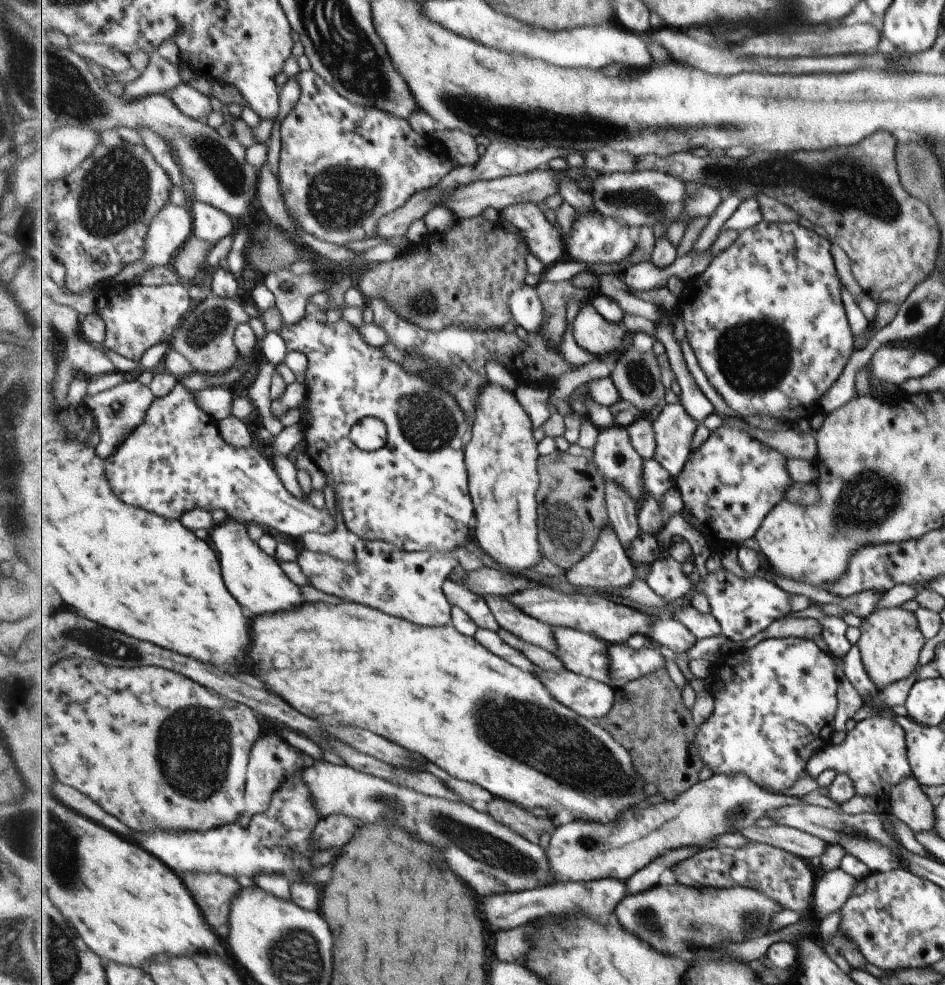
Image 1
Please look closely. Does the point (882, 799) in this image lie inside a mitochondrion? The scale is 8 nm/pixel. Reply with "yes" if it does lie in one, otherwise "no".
no

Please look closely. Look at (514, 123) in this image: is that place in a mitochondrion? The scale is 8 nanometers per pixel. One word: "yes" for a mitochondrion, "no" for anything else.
yes

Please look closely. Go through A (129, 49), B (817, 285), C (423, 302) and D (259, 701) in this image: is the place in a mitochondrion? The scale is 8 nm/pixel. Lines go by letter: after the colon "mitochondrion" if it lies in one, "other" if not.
A: other
B: other
C: mitochondrion
D: other

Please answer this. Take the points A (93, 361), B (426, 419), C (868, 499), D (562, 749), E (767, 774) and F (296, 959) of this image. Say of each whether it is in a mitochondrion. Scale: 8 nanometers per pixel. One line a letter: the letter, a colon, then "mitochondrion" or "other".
A: other
B: mitochondrion
C: mitochondrion
D: mitochondrion
E: other
F: mitochondrion

